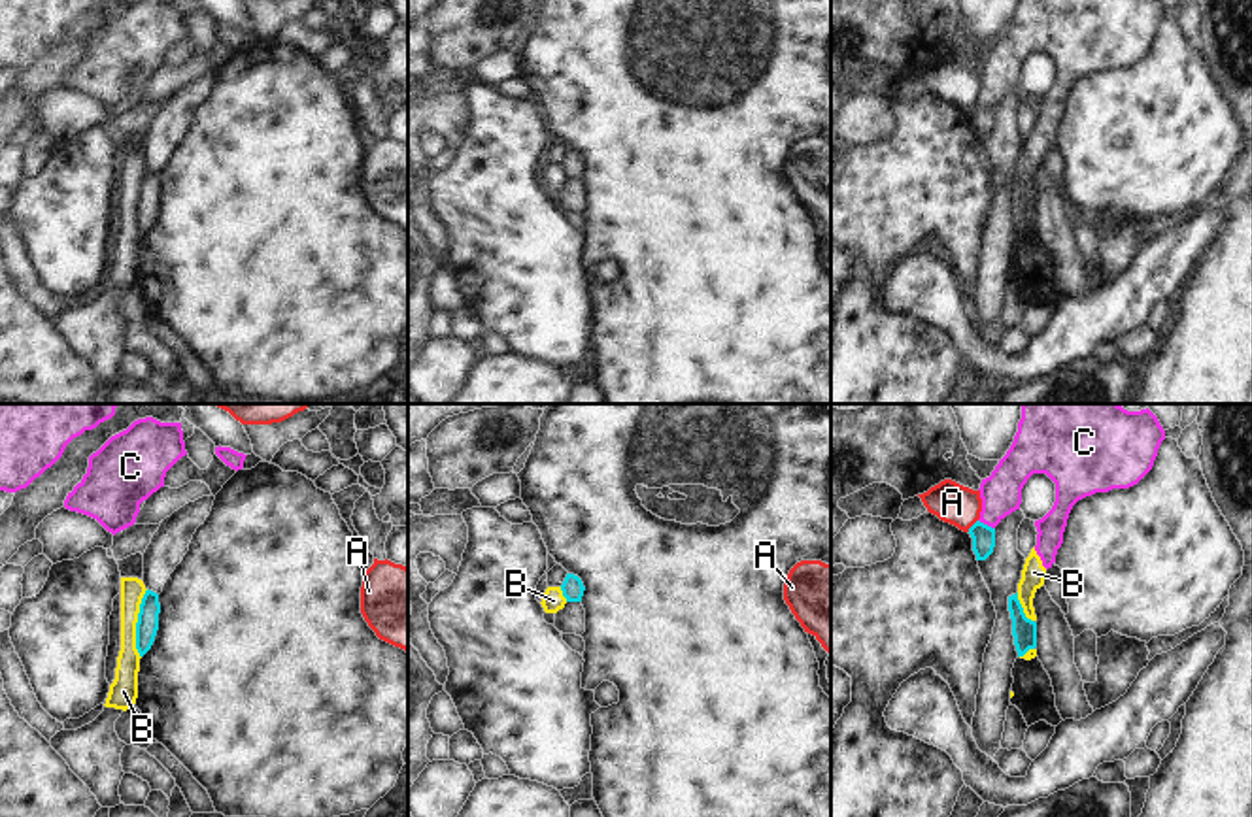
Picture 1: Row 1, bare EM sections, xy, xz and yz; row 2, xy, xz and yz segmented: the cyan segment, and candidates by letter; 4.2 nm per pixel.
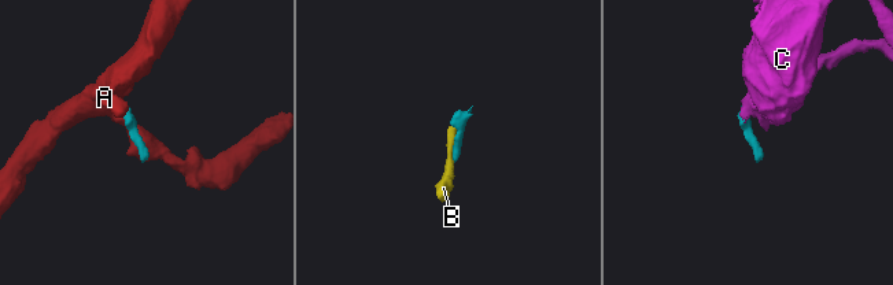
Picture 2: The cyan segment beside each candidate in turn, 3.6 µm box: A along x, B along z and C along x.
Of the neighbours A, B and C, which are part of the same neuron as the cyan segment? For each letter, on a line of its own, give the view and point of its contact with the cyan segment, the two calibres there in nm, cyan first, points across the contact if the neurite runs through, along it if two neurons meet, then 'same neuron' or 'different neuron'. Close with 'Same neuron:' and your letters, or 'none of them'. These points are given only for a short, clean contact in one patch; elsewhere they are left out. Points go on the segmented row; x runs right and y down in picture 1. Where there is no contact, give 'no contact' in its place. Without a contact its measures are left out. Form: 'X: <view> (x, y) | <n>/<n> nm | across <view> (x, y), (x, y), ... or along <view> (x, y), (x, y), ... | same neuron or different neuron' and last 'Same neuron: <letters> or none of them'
A: yz (973, 525) | 100/170 nm | along yz (977, 519), (967, 531) | different neuron
B: xy (136, 623) | 100/110 nm | along xy (148, 589), (136, 623), (136, 651), (140, 657) | different neuron
C: yz (986, 525) | 100/180 nm | along yz (979, 519), (994, 529) | different neuron
Same neuron: none of them

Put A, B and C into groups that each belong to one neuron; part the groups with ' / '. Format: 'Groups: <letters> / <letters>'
Groups: A / B C

